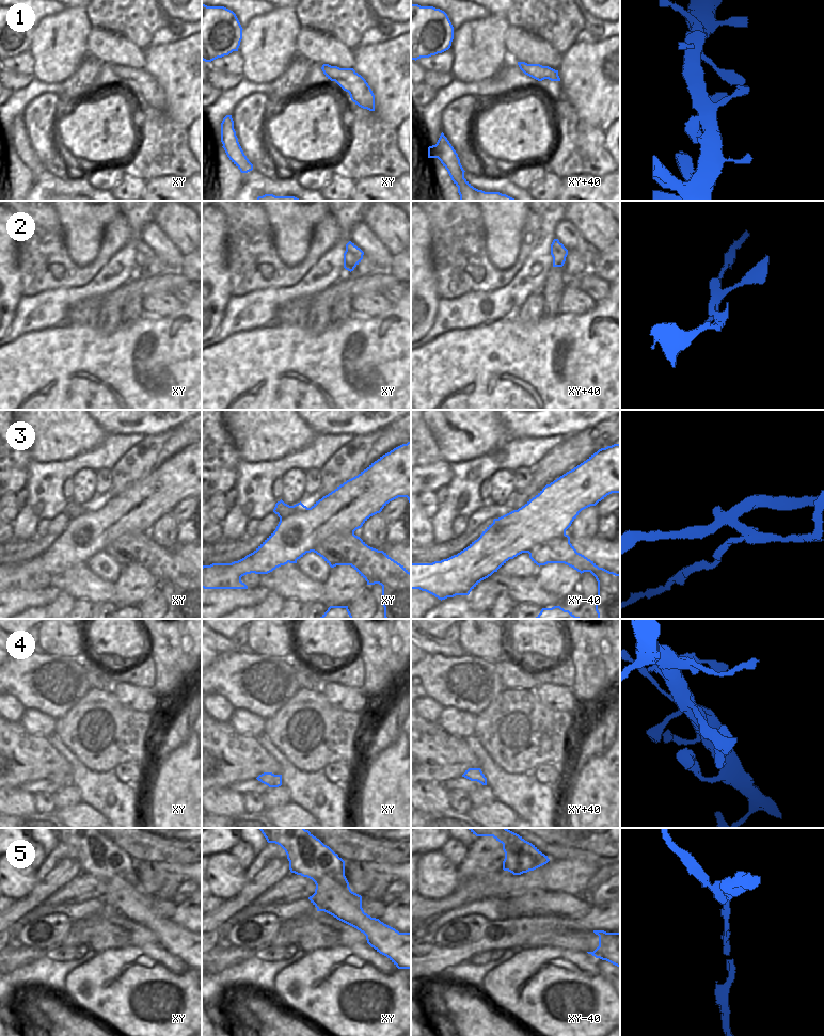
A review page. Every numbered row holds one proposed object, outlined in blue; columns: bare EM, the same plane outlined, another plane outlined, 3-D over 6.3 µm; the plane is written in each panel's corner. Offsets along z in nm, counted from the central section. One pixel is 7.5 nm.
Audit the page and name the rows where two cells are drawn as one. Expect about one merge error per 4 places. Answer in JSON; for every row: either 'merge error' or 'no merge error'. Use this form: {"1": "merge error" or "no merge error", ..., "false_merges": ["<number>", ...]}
{"1": "no merge error", "2": "no merge error", "3": "merge error", "4": "no merge error", "5": "no merge error", "false_merges": ["3"]}

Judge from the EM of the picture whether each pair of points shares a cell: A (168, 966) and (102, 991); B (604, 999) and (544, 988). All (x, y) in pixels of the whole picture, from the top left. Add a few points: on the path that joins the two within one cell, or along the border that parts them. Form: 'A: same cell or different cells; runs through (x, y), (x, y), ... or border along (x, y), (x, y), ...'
A: same cell; runs through (152, 979), (142, 983), (132, 991), (119, 991)
B: same cell; runs through (589, 999), (563, 999), (559, 995)

